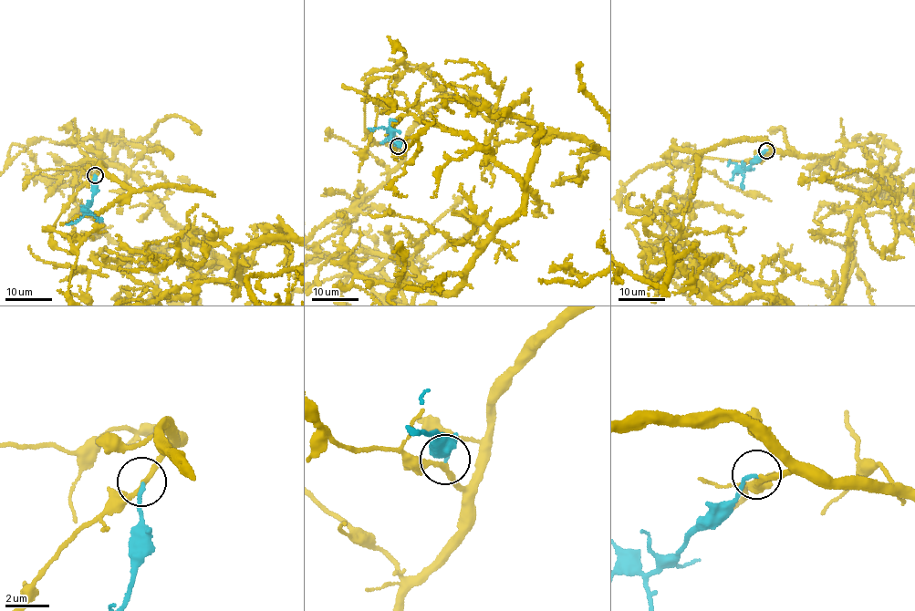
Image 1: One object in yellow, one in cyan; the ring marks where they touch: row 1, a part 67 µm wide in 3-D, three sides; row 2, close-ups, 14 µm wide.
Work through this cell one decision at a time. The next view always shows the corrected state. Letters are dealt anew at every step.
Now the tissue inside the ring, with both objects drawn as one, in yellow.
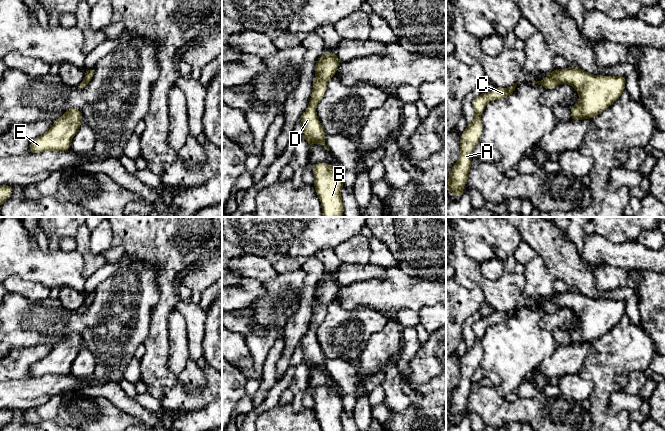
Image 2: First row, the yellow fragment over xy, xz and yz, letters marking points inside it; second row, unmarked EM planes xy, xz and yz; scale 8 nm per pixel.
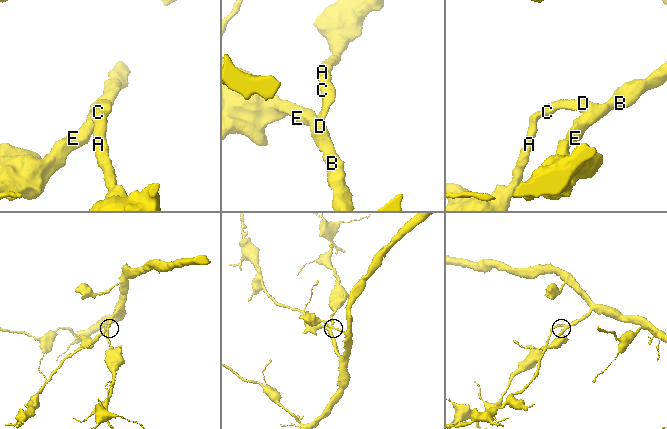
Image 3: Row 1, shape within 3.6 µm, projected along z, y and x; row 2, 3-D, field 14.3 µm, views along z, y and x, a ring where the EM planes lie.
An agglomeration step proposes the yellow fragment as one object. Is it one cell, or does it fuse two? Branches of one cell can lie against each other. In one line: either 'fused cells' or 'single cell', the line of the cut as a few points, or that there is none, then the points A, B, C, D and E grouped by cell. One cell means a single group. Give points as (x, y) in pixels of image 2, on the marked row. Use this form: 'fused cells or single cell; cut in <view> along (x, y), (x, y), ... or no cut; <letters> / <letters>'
single cell; no cut; A B C D E

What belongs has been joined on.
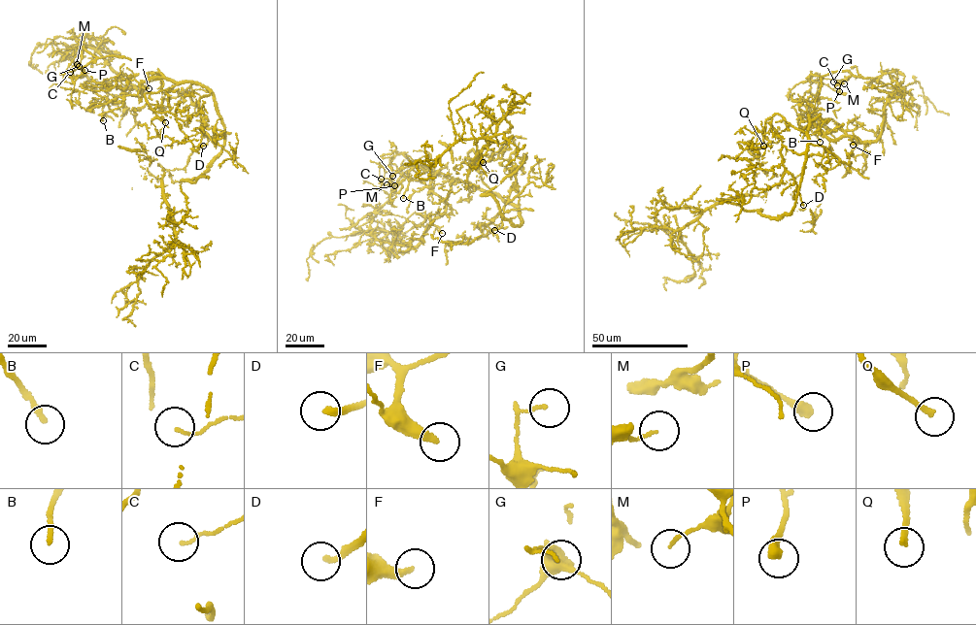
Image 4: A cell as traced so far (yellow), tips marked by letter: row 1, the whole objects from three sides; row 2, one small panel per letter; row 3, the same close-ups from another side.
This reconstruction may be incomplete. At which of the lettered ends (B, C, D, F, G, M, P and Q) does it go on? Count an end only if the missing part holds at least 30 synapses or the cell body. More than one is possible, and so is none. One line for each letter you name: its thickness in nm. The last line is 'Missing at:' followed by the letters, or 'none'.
B: Thickness 190 nm
D: Thickness 240 nm
F: Thickness 320 nm
Q: Thickness 220 nm
Missing at: B, D, F, Q

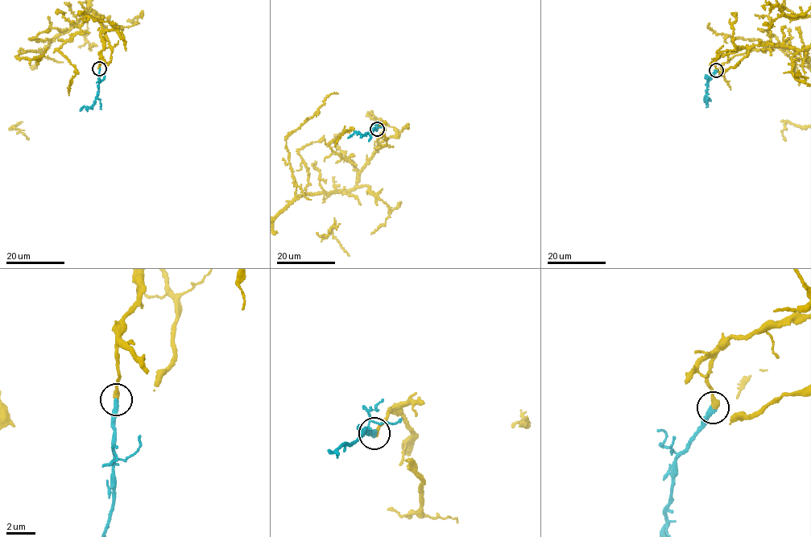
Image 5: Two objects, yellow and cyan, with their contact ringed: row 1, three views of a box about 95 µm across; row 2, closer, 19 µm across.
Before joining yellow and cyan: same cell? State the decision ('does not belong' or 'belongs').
belongs

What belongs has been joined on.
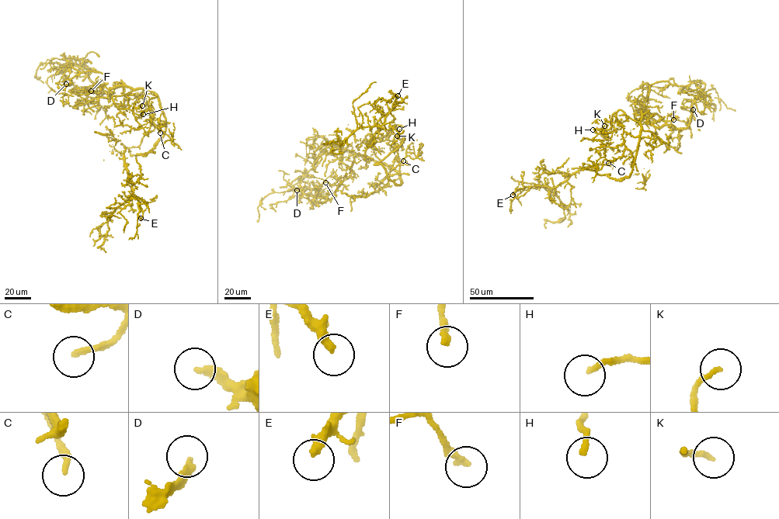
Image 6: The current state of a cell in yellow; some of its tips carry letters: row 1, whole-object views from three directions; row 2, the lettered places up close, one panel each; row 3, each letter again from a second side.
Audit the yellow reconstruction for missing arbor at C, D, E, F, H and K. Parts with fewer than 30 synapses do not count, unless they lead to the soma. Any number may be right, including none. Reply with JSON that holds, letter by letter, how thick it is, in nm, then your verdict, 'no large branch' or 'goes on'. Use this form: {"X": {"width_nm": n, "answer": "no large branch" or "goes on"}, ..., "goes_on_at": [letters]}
{"C": {"width_nm": 200, "answer": "goes on"}, "D": {"width_nm": 280, "answer": "goes on"}, "E": {"width_nm": 320, "answer": "no large branch"}, "F": {"width_nm": 280, "answer": "no large branch"}, "H": {"width_nm": 180, "answer": "no large branch"}, "K": {"width_nm": 170, "answer": "goes on"}, "goes_on_at": ["C", "D", "K"]}

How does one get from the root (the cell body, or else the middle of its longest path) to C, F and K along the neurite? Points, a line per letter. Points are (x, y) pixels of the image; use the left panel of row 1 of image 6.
C: (145, 89), (155, 95), (155, 98), (148, 100), (148, 108), (151, 120), (160, 133)
F: (145, 89), (116, 86), (109, 90), (111, 98), (106, 92), (100, 92), (98, 86), (91, 87), (91, 91)
K: (145, 89), (139, 88), (112, 97), (117, 107), (130, 109), (137, 115), (140, 114), (142, 105)

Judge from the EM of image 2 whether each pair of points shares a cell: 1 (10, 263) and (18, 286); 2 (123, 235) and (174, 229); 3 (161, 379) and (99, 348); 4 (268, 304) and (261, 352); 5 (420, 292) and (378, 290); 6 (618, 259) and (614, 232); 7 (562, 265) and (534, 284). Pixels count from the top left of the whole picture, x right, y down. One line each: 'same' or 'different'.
1: different
2: same
3: different
4: same
5: same
6: different
7: different

